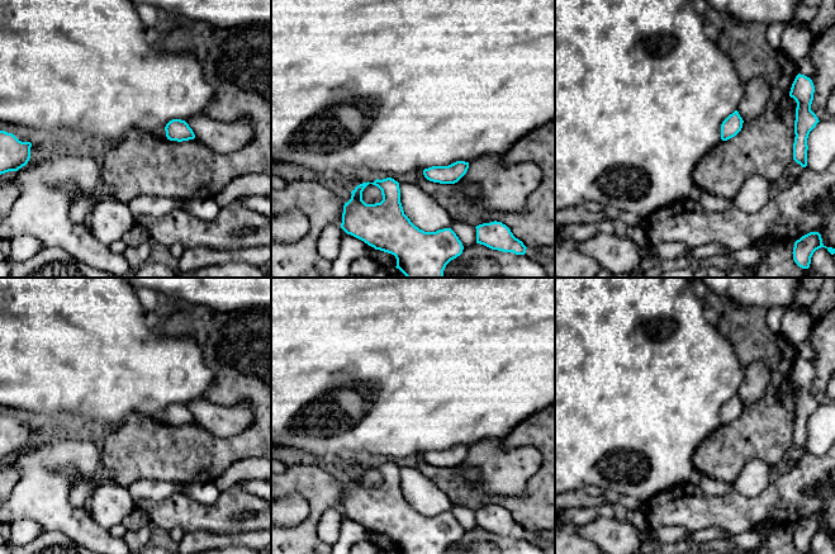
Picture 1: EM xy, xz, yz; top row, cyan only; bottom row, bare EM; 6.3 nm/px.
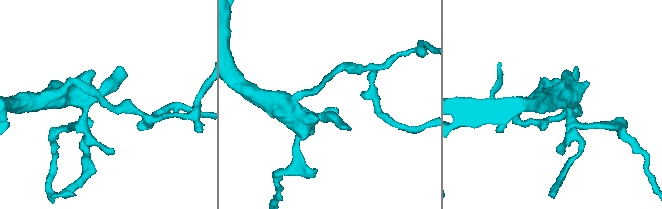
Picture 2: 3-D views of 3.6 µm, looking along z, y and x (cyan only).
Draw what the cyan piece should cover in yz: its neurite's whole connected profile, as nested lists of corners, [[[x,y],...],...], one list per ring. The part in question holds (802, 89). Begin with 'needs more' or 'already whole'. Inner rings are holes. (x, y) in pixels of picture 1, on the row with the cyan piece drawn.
already whole; [[[798,74],[792,84],[789,96],[797,103],[794,120],[794,143],[793,160],[802,167],[807,166],[807,138],[810,132],[820,122],[816,114],[811,110],[815,86],[810,77]]]

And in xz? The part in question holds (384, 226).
already whole; [[[394,179],[362,183],[351,194],[351,199],[343,205],[341,228],[375,250],[394,255],[395,267],[407,278],[443,278],[446,265],[462,254],[464,246],[451,228],[424,232],[411,222],[400,203],[399,183]],[[369,184],[381,190],[383,200],[380,203],[366,204],[362,200],[362,191]]]

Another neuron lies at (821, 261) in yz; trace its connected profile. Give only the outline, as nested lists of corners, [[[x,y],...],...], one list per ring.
[[[821,247],[813,252],[810,269],[819,273],[822,278],[835,278],[832,255],[827,251],[827,248]]]

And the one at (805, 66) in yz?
[[[808,55],[797,60],[797,61],[794,61],[794,62],[796,62],[798,74],[805,75],[810,79],[812,79],[816,75],[816,67],[812,63]]]

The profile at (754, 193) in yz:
[[[751,175],[744,180],[732,205],[744,213],[755,213],[770,199],[770,183],[760,175]]]

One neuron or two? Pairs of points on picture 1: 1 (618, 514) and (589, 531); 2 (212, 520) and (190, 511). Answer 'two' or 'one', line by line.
1: two
2: one

